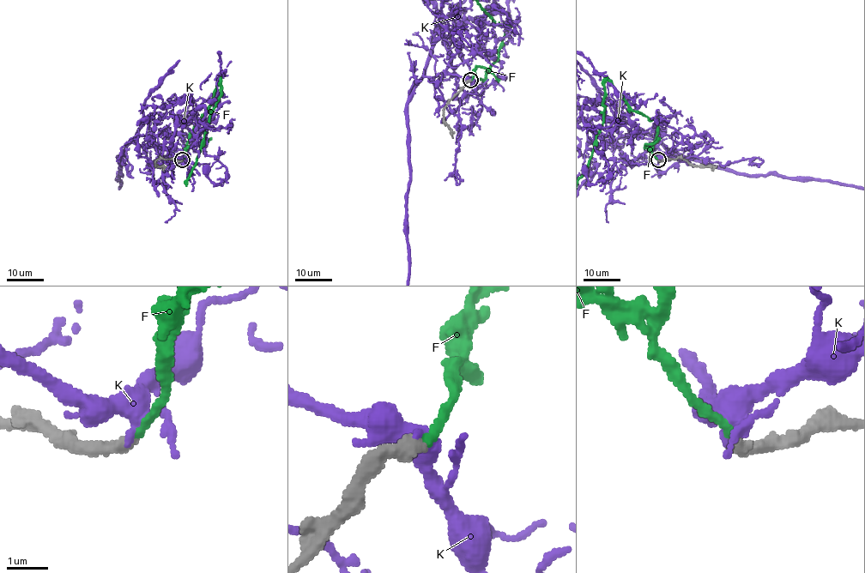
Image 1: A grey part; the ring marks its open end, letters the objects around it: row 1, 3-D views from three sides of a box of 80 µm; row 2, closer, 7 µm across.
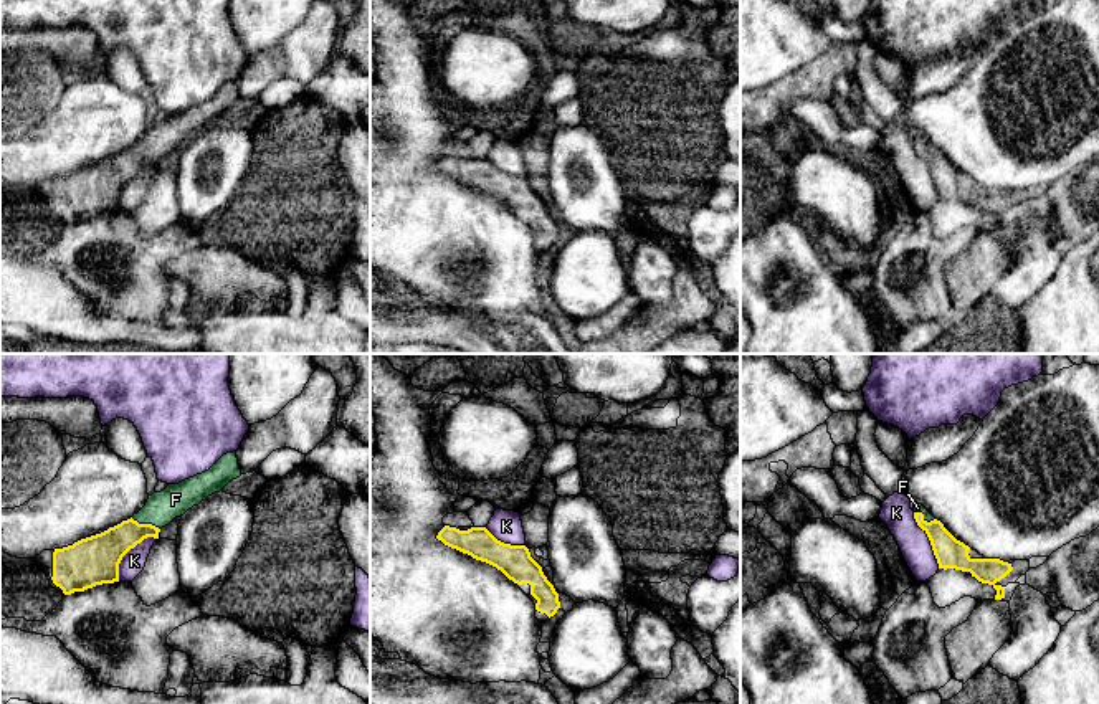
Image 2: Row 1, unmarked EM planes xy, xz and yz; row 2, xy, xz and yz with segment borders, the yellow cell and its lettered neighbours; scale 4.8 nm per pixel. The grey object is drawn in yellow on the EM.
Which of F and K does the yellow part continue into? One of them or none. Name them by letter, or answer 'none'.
F

